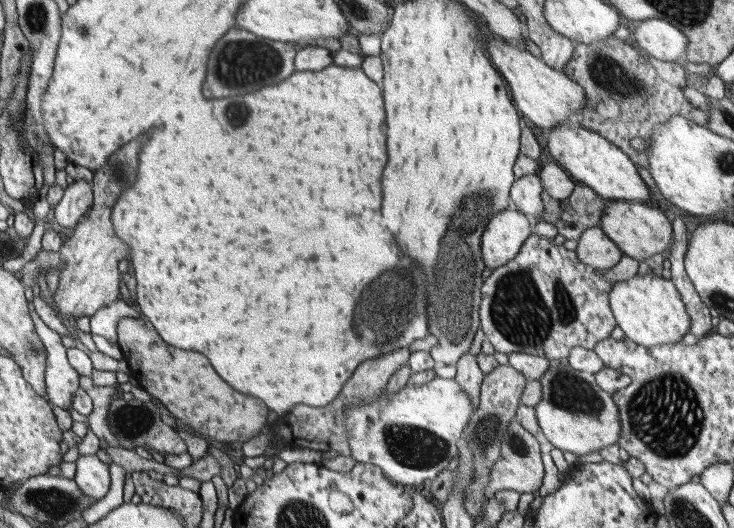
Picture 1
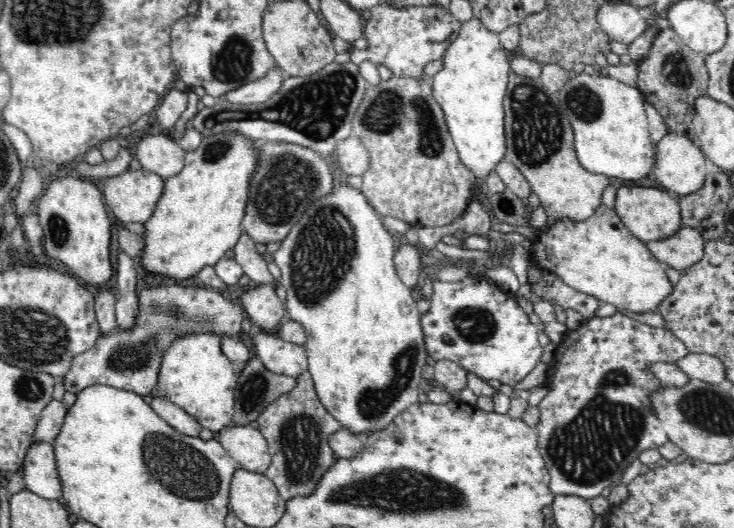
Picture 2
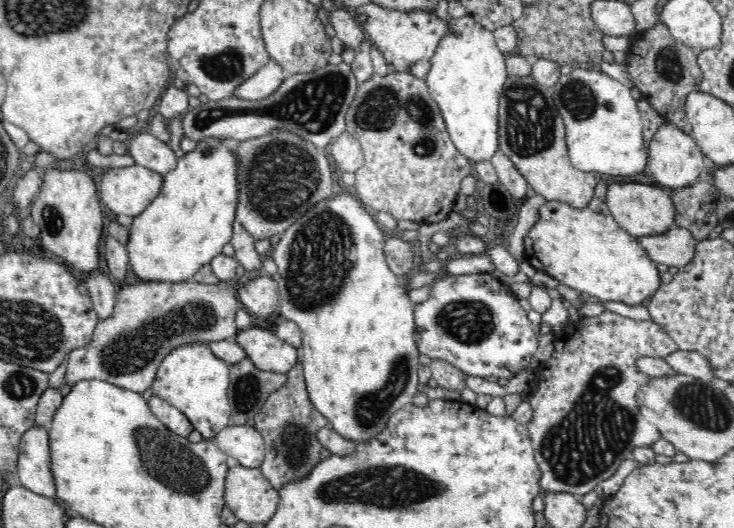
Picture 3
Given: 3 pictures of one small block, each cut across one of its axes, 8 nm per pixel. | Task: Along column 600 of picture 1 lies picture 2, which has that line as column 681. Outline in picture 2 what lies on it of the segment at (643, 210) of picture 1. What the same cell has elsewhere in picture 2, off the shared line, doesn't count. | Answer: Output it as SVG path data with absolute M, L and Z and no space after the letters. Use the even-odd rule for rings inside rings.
M618 187L615 196L615 211L620 216L620 221L626 225L626 229L645 243L674 236L674 232L678 232L683 227L678 196L655 187Z

